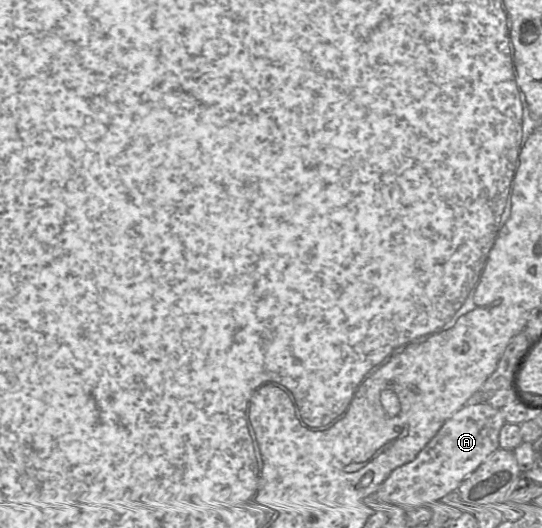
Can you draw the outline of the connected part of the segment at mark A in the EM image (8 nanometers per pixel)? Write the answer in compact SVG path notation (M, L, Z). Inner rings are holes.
M487 403L466 404L443 424L414 460L393 470L377 491L369 497L377 502L392 504L402 510L404 507L396 503L424 507L422 505L439 502L445 495L455 491L474 470L499 449L499 433L505 423L500 410Z

